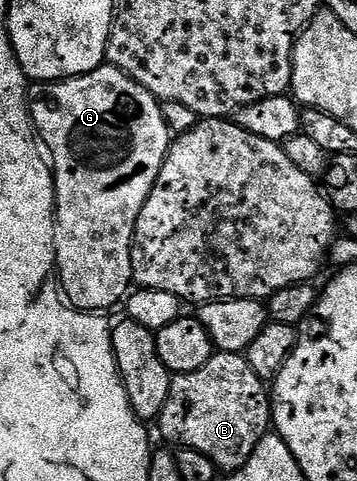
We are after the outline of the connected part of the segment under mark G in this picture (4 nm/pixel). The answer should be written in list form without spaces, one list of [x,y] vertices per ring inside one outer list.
[[[109,64],[97,66],[92,72],[81,74],[75,78],[64,78],[60,82],[49,83],[43,90],[46,91],[35,102],[33,99],[29,103],[30,121],[54,171],[54,204],[56,207],[54,259],[58,277],[60,276],[62,280],[67,300],[78,309],[78,312],[110,312],[106,310],[112,309],[118,301],[119,305],[131,293],[134,273],[132,272],[130,250],[134,246],[136,220],[160,176],[160,168],[164,164],[166,154],[170,151],[172,131],[166,124],[166,118],[162,115],[162,106],[158,99],[153,98],[139,82],[134,81],[123,70],[117,70]]]

